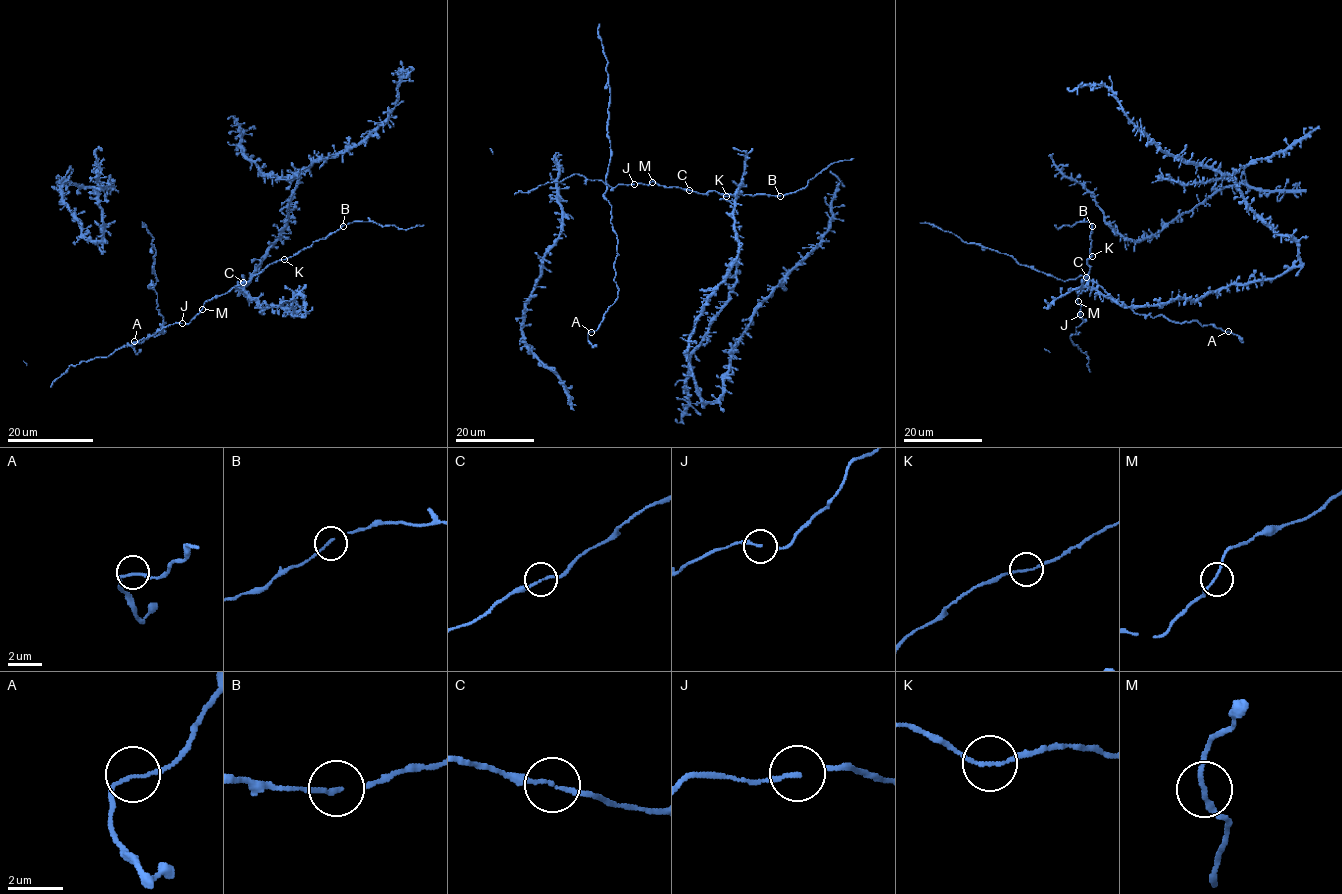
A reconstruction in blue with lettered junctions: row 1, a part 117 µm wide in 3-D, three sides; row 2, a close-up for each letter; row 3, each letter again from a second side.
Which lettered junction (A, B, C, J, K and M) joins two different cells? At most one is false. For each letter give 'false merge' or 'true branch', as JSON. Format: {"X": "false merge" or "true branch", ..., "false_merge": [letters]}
{"A": "true branch", "B": "true branch", "C": "true branch", "J": "true branch", "K": "true branch", "M": "true branch", "false_merge": []}

